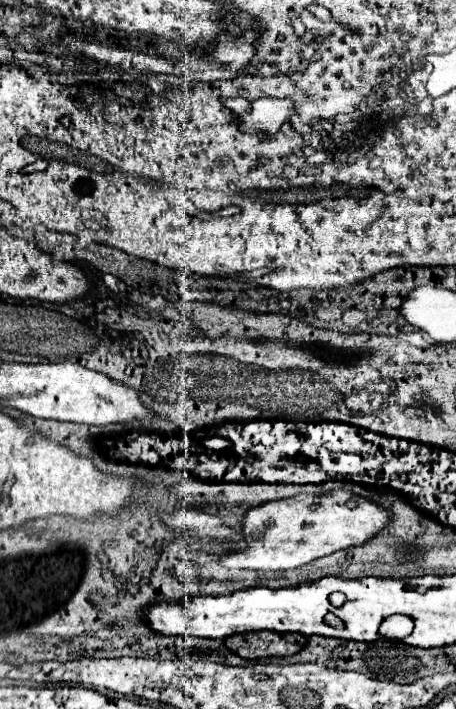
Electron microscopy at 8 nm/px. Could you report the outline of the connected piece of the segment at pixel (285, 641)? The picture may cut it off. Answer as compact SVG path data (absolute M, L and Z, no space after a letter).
M240 633L236 637L224 639L226 647L244 659L262 659L262 657L284 657L298 653L306 637L300 633Z

